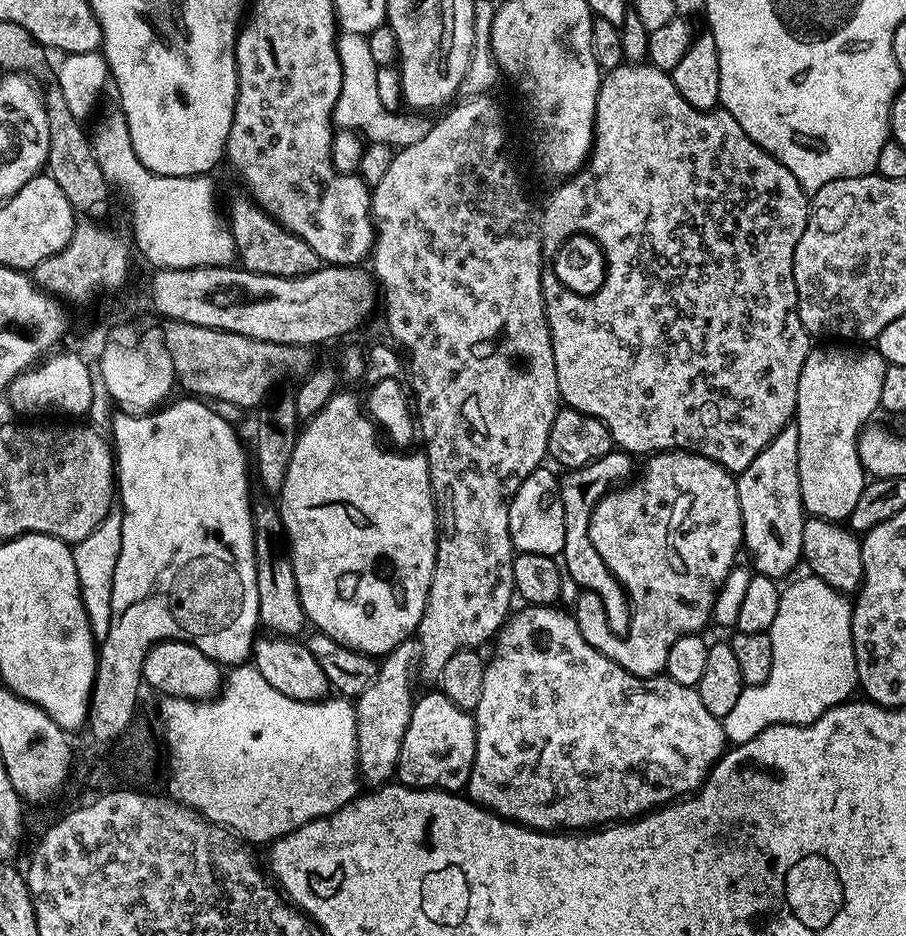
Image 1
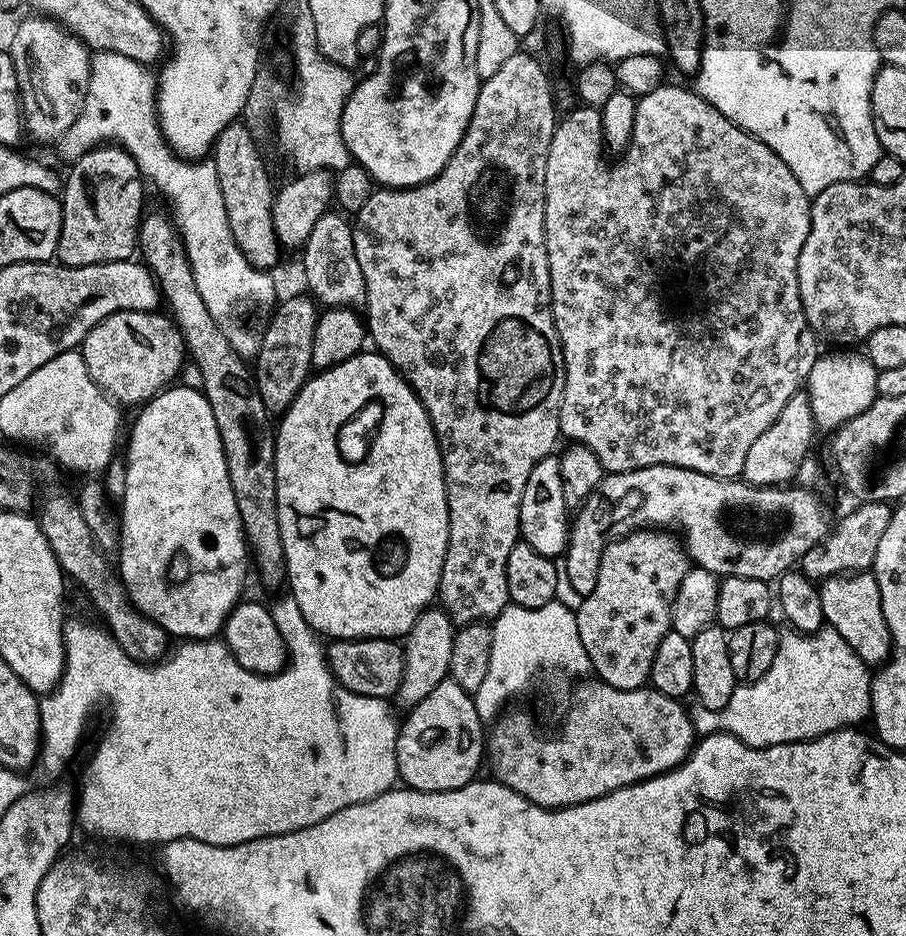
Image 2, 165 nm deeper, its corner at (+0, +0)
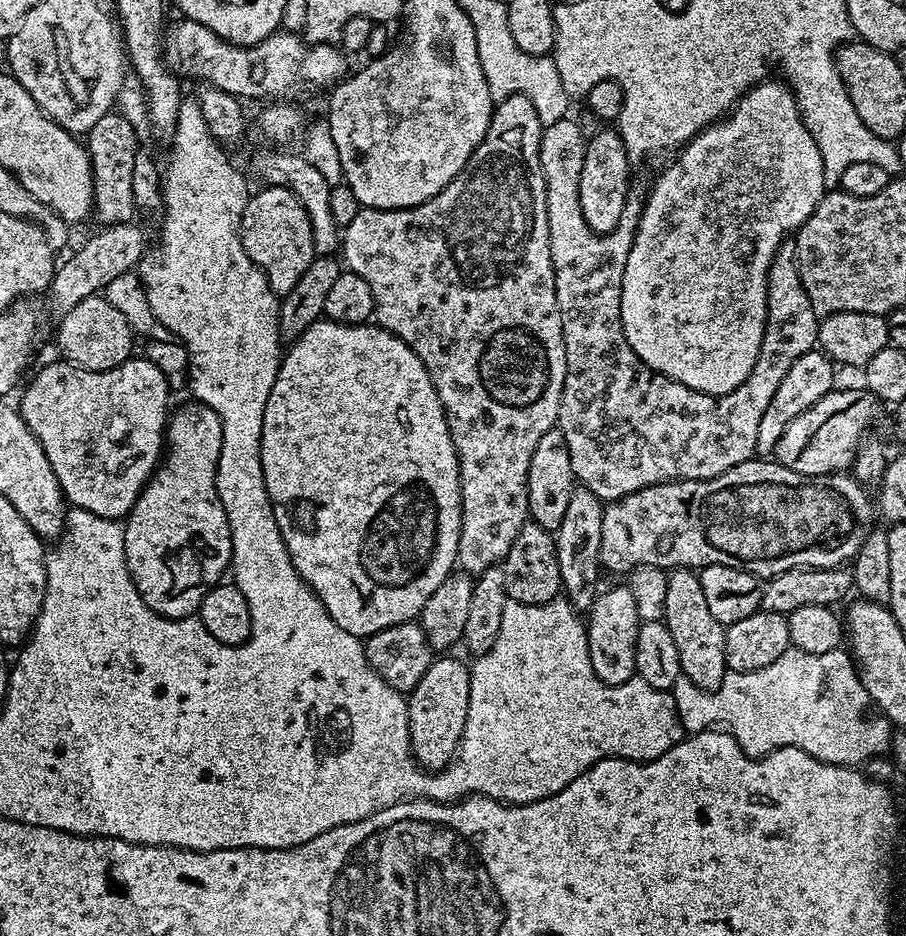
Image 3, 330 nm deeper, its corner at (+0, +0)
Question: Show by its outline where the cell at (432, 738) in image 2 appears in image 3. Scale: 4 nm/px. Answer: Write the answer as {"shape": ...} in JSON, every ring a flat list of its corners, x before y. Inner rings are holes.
{"shape":[[444,654,433,659,426,674,422,674,422,682,418,682,407,697,412,754,421,768,443,770,455,760,460,740,464,737,471,685,469,665,455,660,452,654]]}

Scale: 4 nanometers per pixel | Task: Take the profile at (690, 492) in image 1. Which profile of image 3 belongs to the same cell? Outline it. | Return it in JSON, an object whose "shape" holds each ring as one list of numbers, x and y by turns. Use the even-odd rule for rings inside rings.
{"shape":[[627,586,608,588,599,593,594,606,586,613,588,649,594,674,604,684,621,684,636,675,638,617,632,589]]}

